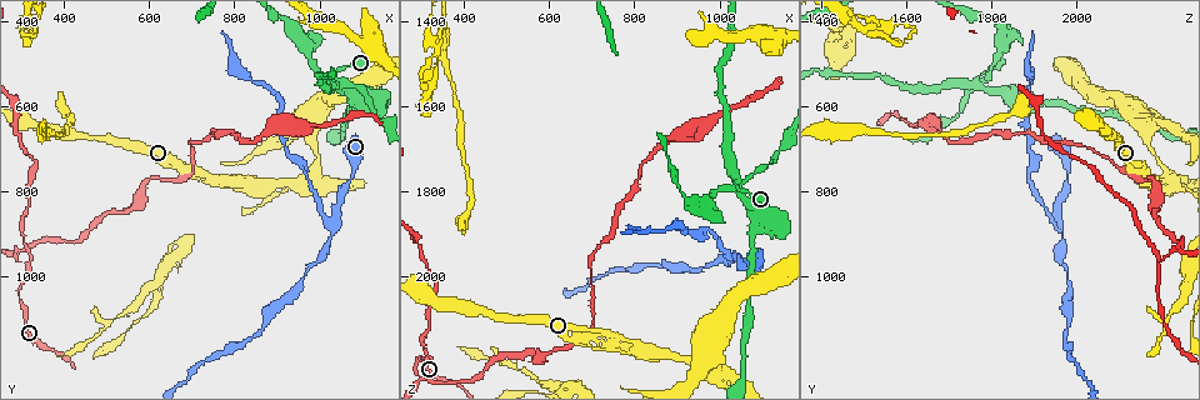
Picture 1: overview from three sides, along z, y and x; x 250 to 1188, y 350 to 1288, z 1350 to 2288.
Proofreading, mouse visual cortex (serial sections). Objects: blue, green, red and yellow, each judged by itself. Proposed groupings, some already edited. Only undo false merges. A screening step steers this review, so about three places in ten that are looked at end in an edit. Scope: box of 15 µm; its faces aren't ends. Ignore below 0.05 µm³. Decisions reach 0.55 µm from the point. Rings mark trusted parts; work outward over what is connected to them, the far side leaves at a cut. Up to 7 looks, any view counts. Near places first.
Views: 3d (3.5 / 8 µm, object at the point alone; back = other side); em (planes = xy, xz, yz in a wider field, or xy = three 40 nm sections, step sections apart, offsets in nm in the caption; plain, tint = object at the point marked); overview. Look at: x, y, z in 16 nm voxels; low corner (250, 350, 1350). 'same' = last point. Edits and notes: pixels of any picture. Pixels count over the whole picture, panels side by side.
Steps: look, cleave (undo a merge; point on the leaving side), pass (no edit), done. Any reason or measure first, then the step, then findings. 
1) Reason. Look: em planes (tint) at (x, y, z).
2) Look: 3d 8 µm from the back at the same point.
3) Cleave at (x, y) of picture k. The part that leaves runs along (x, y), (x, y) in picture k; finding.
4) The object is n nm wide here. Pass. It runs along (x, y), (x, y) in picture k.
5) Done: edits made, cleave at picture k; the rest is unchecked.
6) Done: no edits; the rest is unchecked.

Looks like a crossing. Look: 3d 3.5 µm at (1040, 560, 1780).

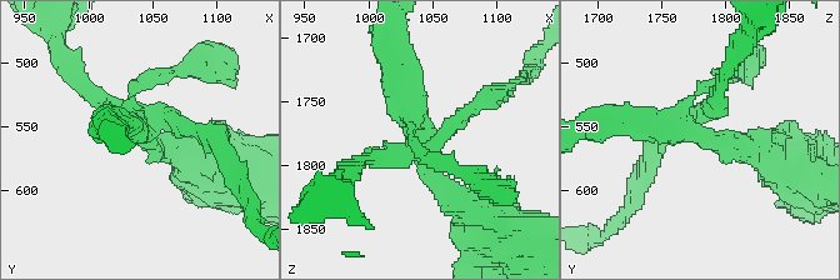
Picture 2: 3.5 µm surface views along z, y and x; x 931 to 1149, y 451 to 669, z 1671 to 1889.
Now the EM. Look: em xy step 1 (tint) at (1040, 554, 1778).

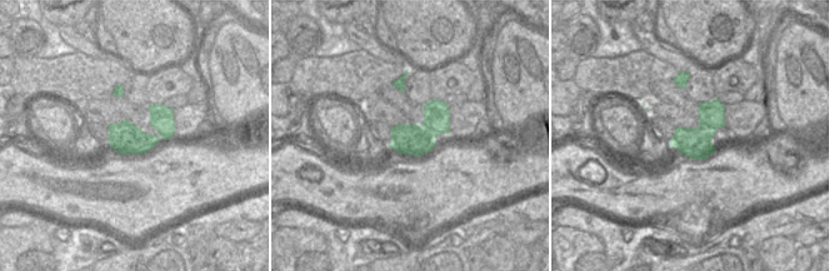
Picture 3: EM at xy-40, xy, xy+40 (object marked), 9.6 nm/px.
Look: em xy step 5 (tint) at the same point.

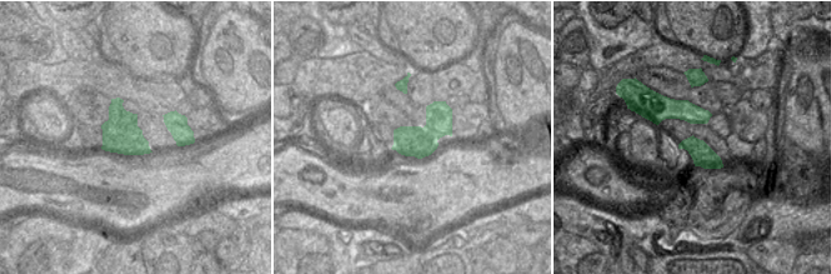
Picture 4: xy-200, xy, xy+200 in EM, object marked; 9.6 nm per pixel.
Cleave at (708, 108) of picture 2. The part that leaves runs along (701, 119), (714, 110), (733, 56) in picture 2; two cells meet here.

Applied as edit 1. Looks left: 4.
Look: overview.

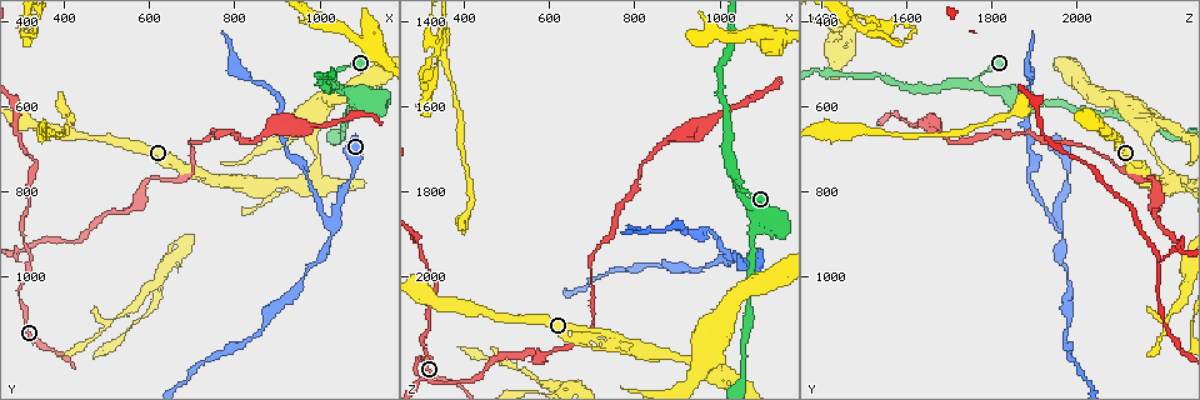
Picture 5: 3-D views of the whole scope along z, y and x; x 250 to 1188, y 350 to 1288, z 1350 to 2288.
Sharp bend. Look: 3d 3.5 µm at (750, 770, 2135).

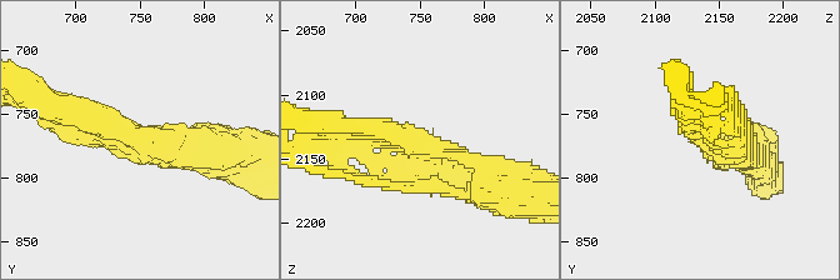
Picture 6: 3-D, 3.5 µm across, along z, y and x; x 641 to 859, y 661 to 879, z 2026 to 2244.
Look: em xy step 5 (tint) at (748, 766, 2138).

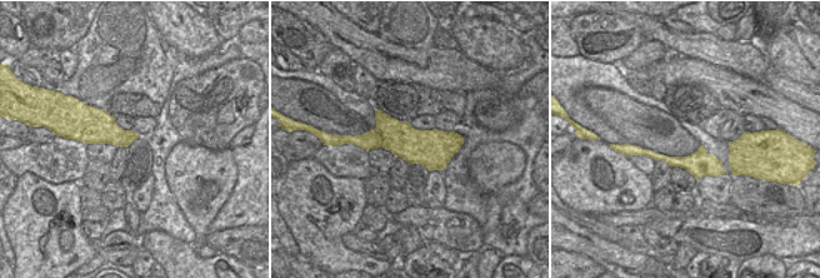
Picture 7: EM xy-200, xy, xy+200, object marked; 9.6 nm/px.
Pass. It runs along (346, 125), (384, 129), (500, 170) in picture 6; all the same cell.

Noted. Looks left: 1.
Done: edits made, cleave at picture 2; the rest is unchecked.

